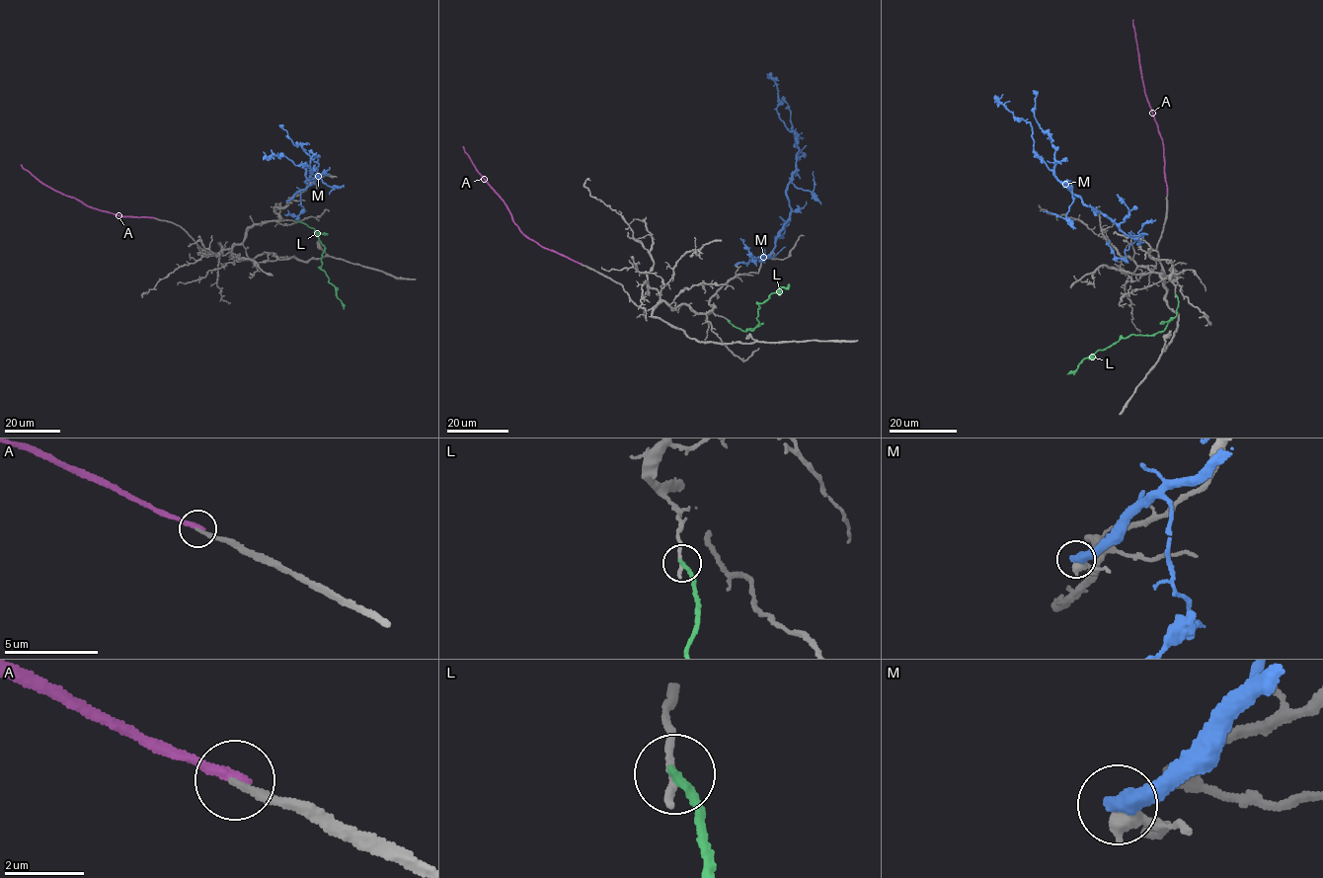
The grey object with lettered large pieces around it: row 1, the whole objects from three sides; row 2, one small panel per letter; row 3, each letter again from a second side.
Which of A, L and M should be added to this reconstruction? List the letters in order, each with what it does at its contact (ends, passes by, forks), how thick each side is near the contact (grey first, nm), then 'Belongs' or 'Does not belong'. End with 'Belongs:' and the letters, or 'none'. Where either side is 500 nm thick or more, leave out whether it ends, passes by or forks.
A: It ends there. Thickness 190 nm (grey) against 300 nm. Does not belong
L: It ends there. Thickness 240 nm (grey) against 260 nm. Does not belong
M: Thickness 500 nm (grey) against 500 nm. Does not belong
Belongs: none

